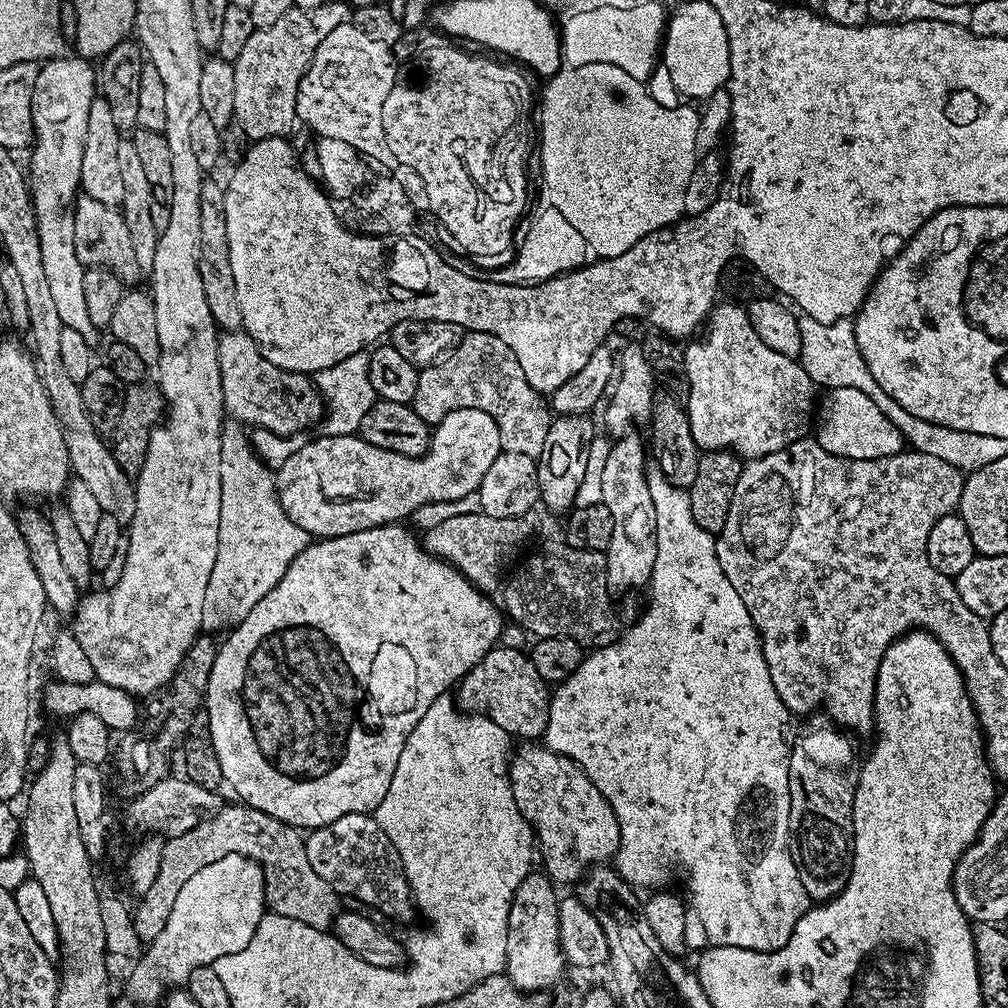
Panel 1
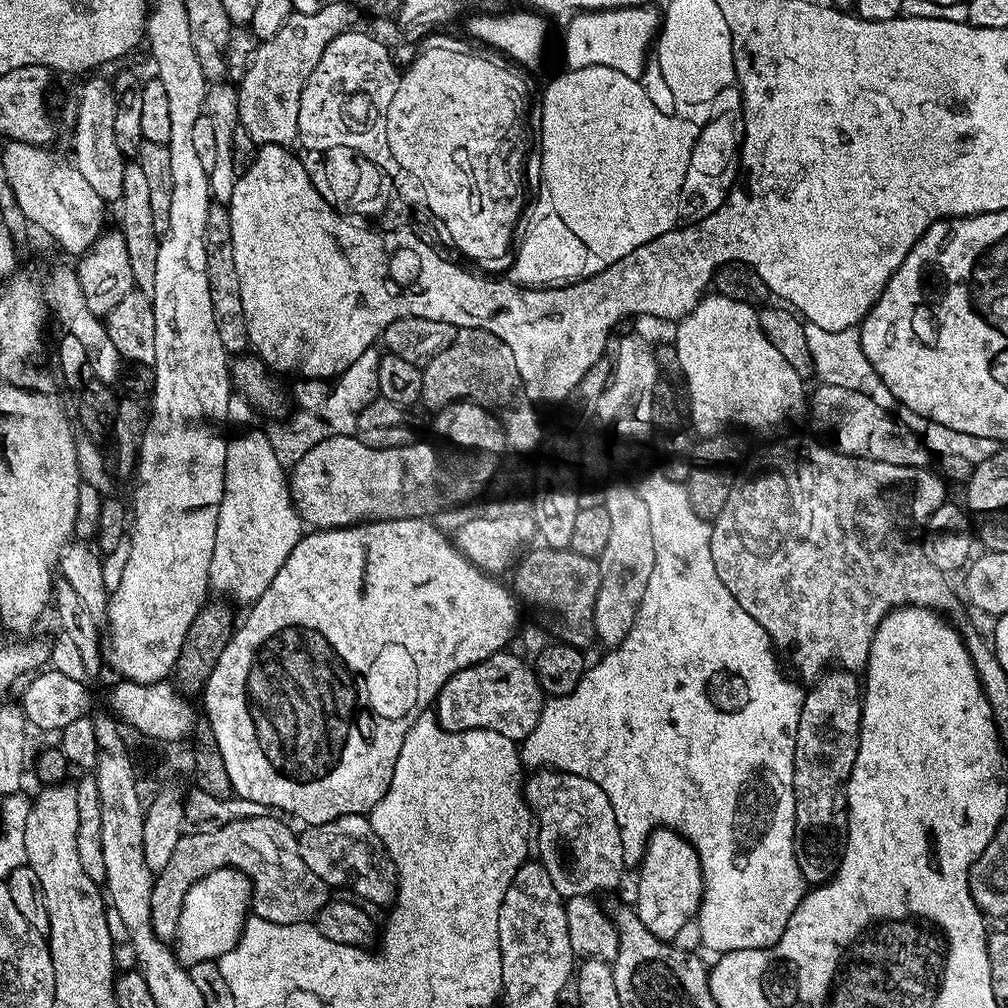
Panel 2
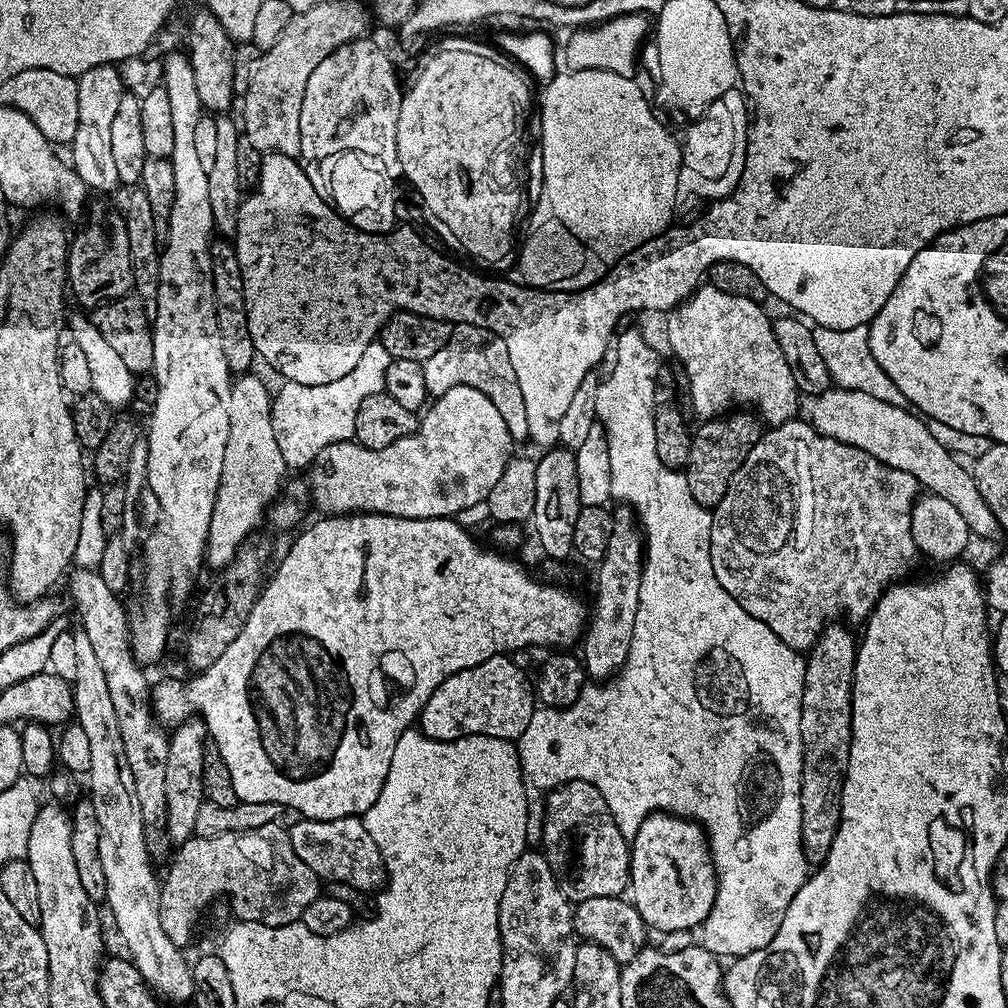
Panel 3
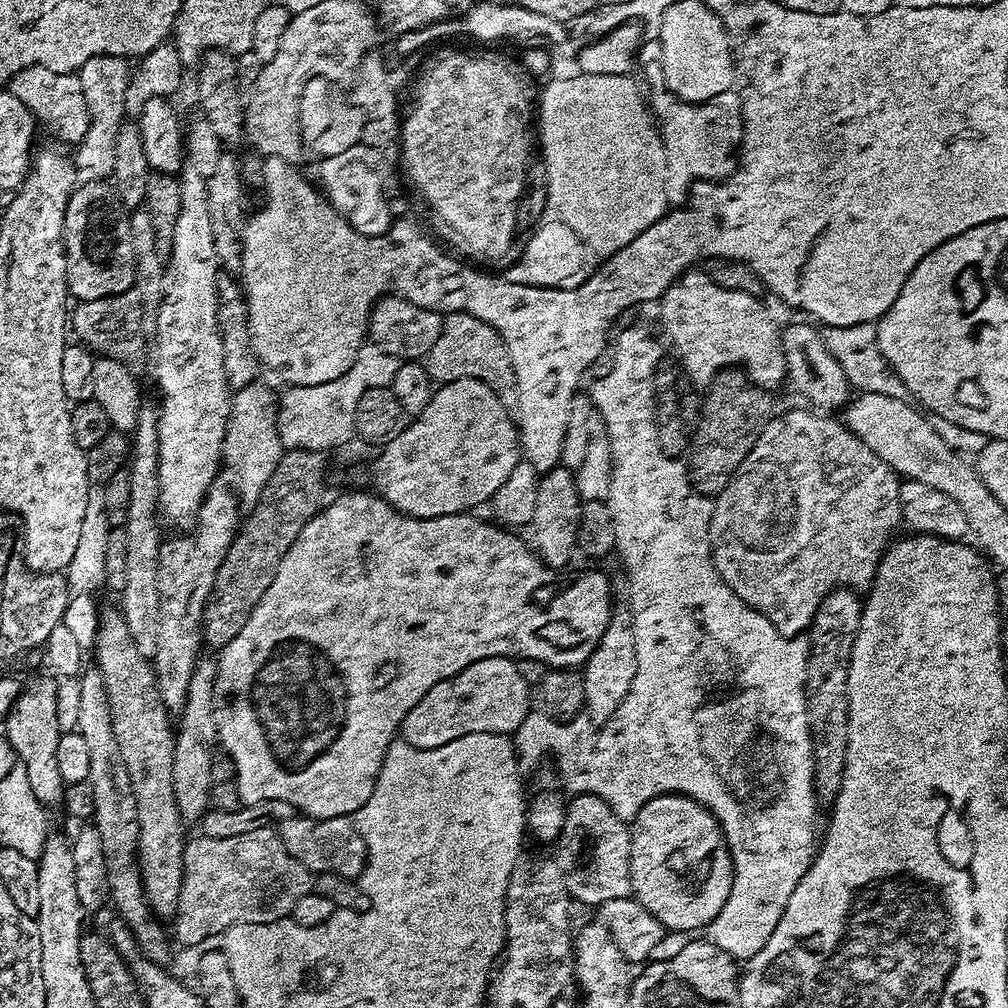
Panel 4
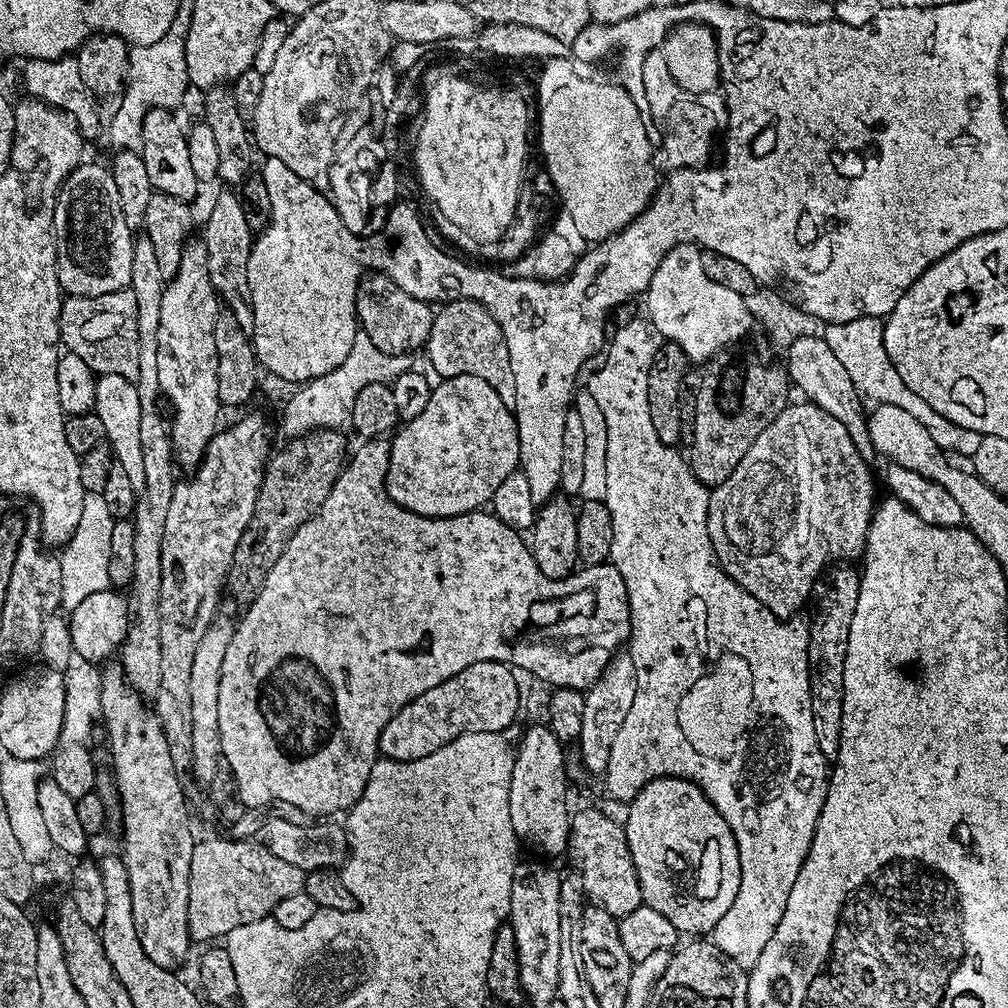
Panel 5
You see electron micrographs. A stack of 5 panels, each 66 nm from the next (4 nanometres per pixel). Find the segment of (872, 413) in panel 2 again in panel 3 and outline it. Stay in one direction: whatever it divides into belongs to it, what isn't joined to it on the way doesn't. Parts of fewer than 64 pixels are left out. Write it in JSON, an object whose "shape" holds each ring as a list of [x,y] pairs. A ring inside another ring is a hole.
{"shape":[[[829,386],[813,400],[816,401],[812,404],[810,423],[821,434],[838,442],[846,442],[858,450],[866,450],[866,454],[878,458],[878,462],[886,462],[886,466],[894,466],[894,470],[906,470],[906,474],[914,474],[921,487],[931,495],[946,498],[946,502],[958,506],[973,537],[992,540],[1001,535],[998,518],[994,518],[994,510],[986,506],[986,498],[982,498],[971,471],[967,467],[963,468],[960,465],[963,463],[954,453],[946,450],[946,446],[942,446],[942,442],[930,434],[927,423],[915,411],[890,406],[890,402],[882,402],[882,398],[870,398],[870,394],[862,394],[862,390],[846,390],[835,386]]]}

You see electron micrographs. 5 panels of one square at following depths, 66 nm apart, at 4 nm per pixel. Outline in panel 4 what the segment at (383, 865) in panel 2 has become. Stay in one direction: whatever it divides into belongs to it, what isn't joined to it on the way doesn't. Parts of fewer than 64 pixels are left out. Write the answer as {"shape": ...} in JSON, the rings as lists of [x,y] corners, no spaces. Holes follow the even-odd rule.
{"shape":[[[298,814],[294,818],[279,821],[278,835],[290,855],[298,858],[298,862],[302,862],[302,866],[306,866],[308,871],[313,874],[329,872],[330,874],[340,875],[344,879],[355,881],[364,873],[368,847],[362,838],[359,827],[347,816],[318,820],[311,816]]]}

